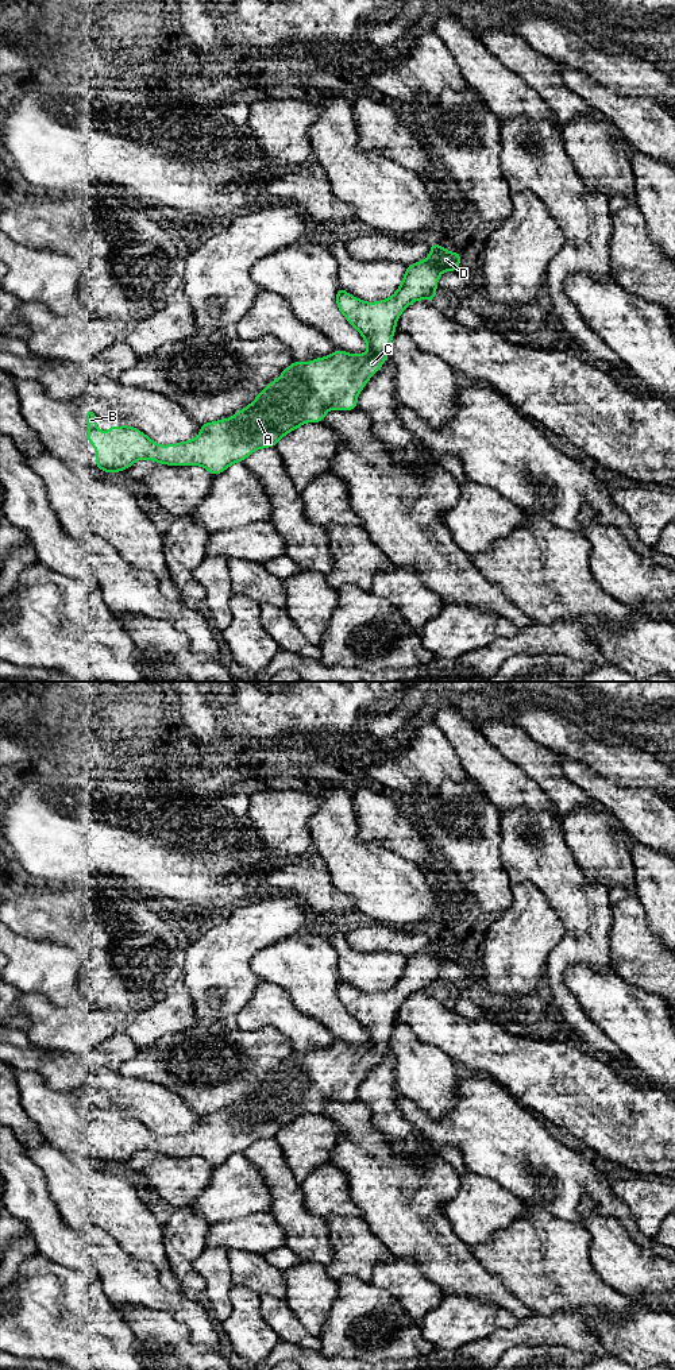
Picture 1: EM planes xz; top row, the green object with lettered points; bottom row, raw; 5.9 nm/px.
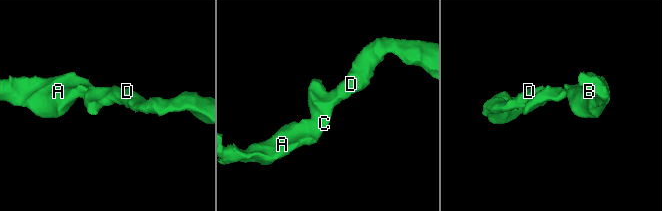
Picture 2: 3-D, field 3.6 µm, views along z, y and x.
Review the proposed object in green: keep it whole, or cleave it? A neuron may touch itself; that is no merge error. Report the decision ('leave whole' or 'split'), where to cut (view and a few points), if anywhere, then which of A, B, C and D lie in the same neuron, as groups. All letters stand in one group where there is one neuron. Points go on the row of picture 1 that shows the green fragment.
leave whole | no cut | A B C D

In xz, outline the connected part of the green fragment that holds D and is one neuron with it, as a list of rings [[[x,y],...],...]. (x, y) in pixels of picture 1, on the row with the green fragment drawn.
[[[431,244],[427,261],[420,261],[405,270],[397,292],[386,300],[366,302],[348,294],[342,286],[336,293],[336,304],[347,321],[363,336],[369,351],[359,355],[335,350],[329,356],[308,363],[293,362],[279,378],[271,381],[258,397],[230,418],[201,424],[196,439],[178,444],[159,445],[138,428],[111,425],[105,433],[96,427],[96,414],[89,408],[85,414],[89,433],[88,443],[96,448],[96,468],[115,474],[127,470],[136,460],[154,460],[169,466],[201,466],[217,475],[234,463],[243,462],[261,448],[274,447],[286,433],[305,422],[323,422],[329,409],[354,410],[359,393],[367,381],[389,358],[389,347],[396,332],[400,314],[414,301],[436,300],[436,286],[443,271],[458,271],[462,252],[448,252],[446,247]]]

